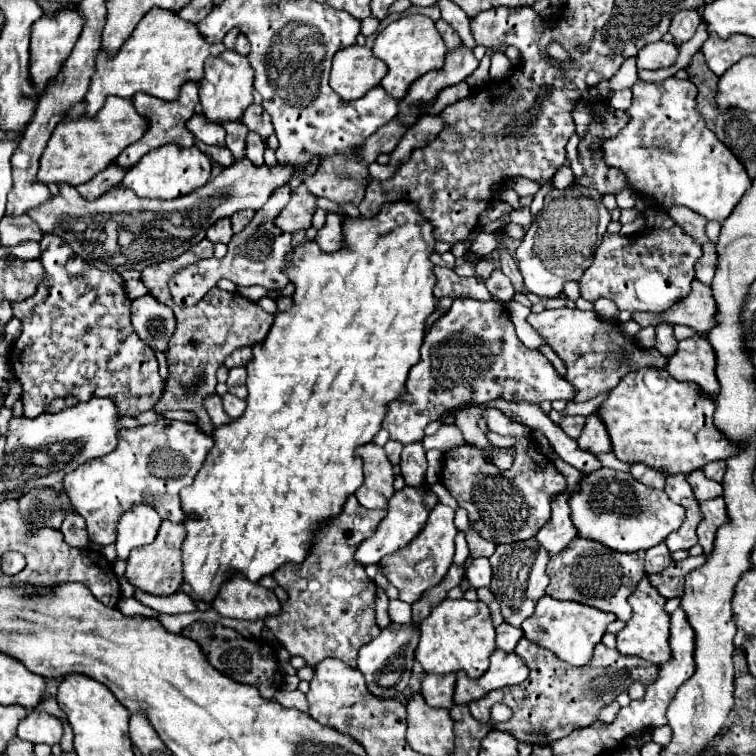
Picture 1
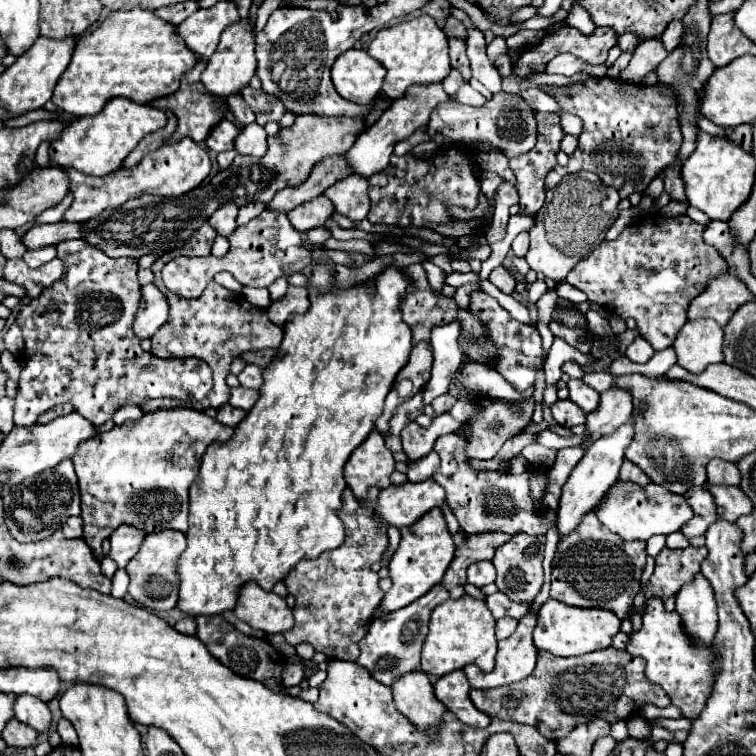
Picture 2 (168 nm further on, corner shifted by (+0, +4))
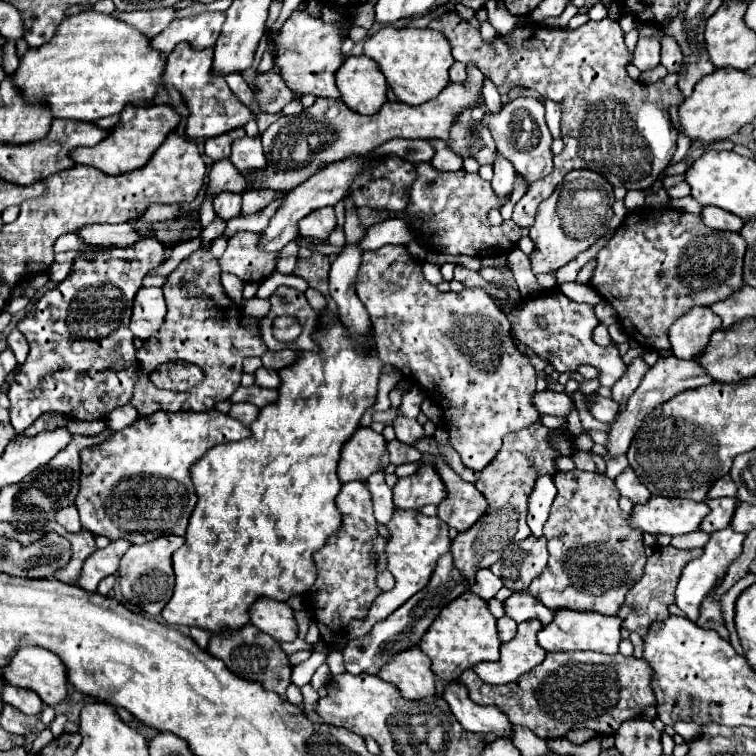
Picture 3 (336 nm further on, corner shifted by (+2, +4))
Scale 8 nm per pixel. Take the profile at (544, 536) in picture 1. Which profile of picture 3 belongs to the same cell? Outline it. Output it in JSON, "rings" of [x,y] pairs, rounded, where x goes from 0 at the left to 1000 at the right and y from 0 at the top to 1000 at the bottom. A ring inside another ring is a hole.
{"rings":[[[886,471],[886,474],[873,474],[857,492],[854,497],[849,500],[847,511],[841,513],[841,519],[831,526],[831,534],[828,540],[820,545],[820,550],[815,553],[815,558],[810,561],[810,569],[807,569],[807,585],[802,587],[804,590],[804,598],[810,603],[817,603],[817,601],[828,601],[841,569],[847,566],[849,556],[873,534],[884,532],[886,526],[892,526],[894,521],[905,519],[905,516],[915,516],[915,513],[923,513],[923,511],[931,511],[931,508],[939,508],[937,505],[937,497],[931,497],[931,489],[921,481],[921,479],[913,479],[913,476],[899,476],[894,471]]]}

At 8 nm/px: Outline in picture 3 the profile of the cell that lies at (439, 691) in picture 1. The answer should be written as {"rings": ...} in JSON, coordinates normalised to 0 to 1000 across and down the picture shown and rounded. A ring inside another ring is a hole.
{"rings":[[[598,902],[587,913],[587,926],[598,937],[598,944],[603,952],[619,966],[619,968],[651,968],[661,976],[677,976],[680,963],[677,955],[667,942],[661,942],[656,934],[632,934],[622,926],[619,913],[608,907],[608,902]]]}

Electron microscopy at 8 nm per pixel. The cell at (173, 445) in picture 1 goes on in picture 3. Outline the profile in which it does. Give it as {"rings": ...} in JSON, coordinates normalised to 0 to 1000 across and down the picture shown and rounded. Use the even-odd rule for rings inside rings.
{"rings":[[[275,542],[275,545],[204,545],[201,550],[185,550],[175,563],[153,571],[153,577],[148,577],[148,582],[143,587],[132,587],[132,593],[114,593],[111,598],[106,598],[108,606],[108,630],[106,630],[106,651],[101,656],[101,672],[106,677],[106,690],[111,698],[116,698],[122,706],[127,709],[140,709],[143,714],[169,714],[172,720],[190,720],[198,714],[206,714],[209,709],[220,709],[220,706],[233,706],[233,709],[243,709],[246,706],[246,696],[249,696],[249,685],[259,669],[259,653],[257,653],[257,643],[251,635],[251,619],[283,590],[296,587],[296,585],[312,585],[312,582],[323,582],[331,577],[331,566],[320,563],[315,556],[310,556],[302,548],[294,548],[288,542]]]}

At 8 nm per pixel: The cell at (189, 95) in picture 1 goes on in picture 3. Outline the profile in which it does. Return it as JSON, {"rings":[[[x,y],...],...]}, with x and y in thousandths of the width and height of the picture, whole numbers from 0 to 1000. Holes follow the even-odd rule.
{"rings":[[[235,58],[220,82],[217,106],[222,106],[222,111],[230,111],[238,119],[238,124],[251,146],[251,153],[246,161],[249,183],[291,180],[296,175],[323,169],[331,159],[339,159],[339,148],[333,148],[328,140],[323,140],[310,127],[310,122],[302,116],[299,106],[294,101],[280,101],[280,74],[283,74],[283,63],[259,66],[251,58]]]}

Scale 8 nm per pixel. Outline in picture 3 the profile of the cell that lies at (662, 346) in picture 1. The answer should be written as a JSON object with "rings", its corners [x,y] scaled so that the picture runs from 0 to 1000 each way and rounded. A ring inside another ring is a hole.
{"rings":[[[849,275],[841,280],[831,280],[810,315],[794,328],[791,352],[786,357],[786,365],[780,368],[780,378],[786,378],[815,410],[820,431],[839,452],[862,463],[884,463],[884,434],[892,423],[905,418],[910,407],[942,405],[944,399],[960,397],[984,378],[984,333],[987,320],[979,307],[934,302],[926,286],[892,275]]]}

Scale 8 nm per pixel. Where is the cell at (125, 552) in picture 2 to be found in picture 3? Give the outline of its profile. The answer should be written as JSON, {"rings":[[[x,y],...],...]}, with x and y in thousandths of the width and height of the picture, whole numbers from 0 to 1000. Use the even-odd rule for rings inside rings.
{"rings":[[[153,714],[153,717],[146,717],[140,725],[119,733],[111,741],[111,749],[101,767],[101,775],[111,778],[116,783],[127,783],[130,770],[140,762],[148,762],[156,754],[156,746],[169,725],[172,722],[167,720],[167,714]]]}

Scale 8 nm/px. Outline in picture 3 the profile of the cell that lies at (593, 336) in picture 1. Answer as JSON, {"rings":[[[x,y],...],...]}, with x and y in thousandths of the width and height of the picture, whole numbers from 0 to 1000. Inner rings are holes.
{"rings":[[[562,345],[558,349],[558,358],[562,369],[570,376],[579,377],[587,372],[579,351]]]}

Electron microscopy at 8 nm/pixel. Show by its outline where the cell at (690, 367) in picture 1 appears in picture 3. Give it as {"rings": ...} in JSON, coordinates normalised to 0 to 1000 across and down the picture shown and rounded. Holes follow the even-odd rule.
{"rings":[[[913,407],[886,431],[889,466],[899,476],[918,476],[934,460],[944,437],[955,434],[955,423],[939,407]]]}

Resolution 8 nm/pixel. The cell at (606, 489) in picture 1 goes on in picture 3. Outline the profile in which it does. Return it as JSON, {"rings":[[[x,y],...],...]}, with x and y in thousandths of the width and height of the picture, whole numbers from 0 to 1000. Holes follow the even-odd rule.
{"rings":[[[862,659],[854,667],[839,669],[831,685],[839,698],[860,706],[910,706],[926,698],[939,672],[934,664],[902,661],[902,659]]]}

